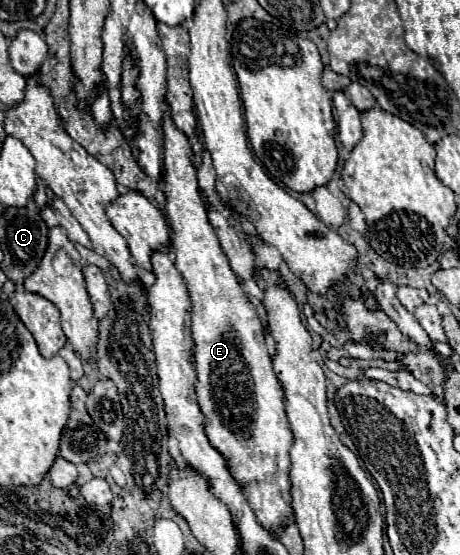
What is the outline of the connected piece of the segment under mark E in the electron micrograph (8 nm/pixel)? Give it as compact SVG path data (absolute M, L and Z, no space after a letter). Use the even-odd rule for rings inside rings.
M171 115L163 119L165 131L165 197L167 197L167 221L173 231L171 245L177 253L175 267L185 279L187 291L191 295L191 331L195 341L195 367L197 367L197 399L205 415L205 433L211 445L229 461L229 471L235 481L243 487L247 501L257 515L259 523L277 535L279 525L291 515L291 483L289 483L289 449L291 433L283 405L283 387L273 373L271 355L265 345L263 323L257 317L255 307L249 303L241 281L229 267L213 227L209 225L207 211L197 185L197 171L191 165L191 145L189 139L173 125Z

